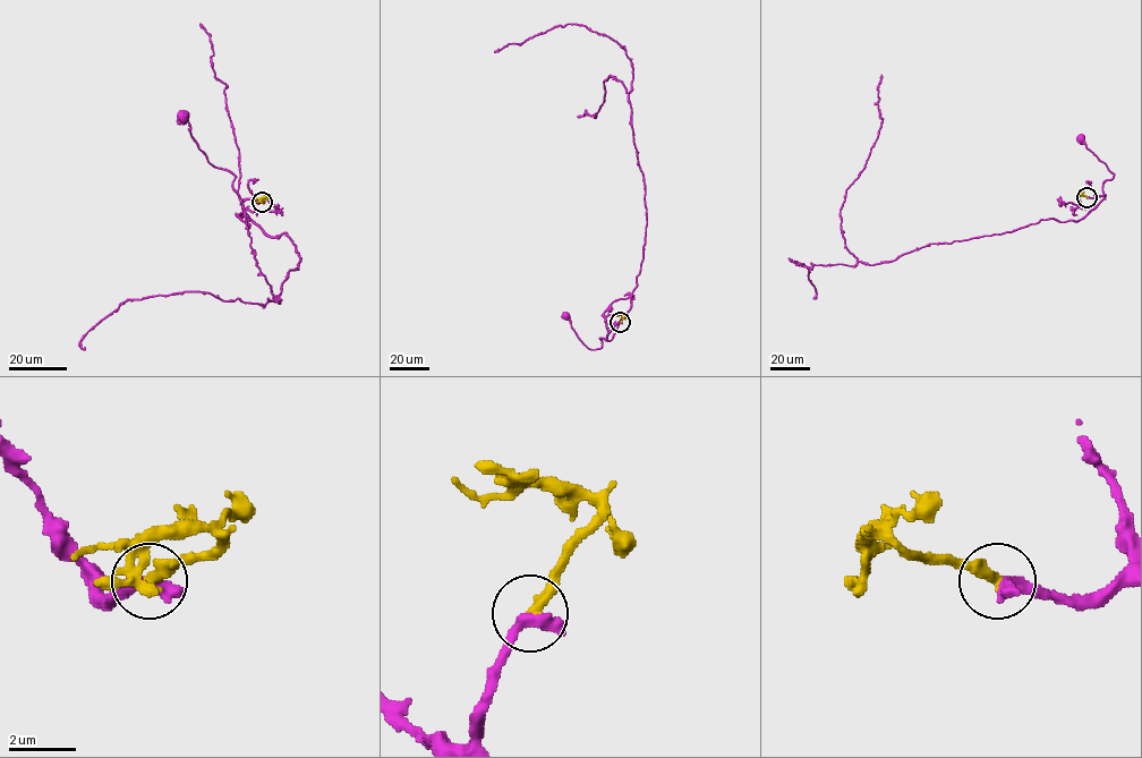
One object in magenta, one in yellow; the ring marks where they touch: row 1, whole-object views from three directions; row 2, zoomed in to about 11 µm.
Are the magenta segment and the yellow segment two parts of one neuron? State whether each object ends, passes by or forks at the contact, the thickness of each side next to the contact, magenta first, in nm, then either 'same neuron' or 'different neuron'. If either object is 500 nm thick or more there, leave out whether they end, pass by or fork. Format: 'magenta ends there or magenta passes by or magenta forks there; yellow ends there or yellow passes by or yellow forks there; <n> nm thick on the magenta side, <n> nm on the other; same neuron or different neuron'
magenta ends there; yellow ends there; 480 nm thick on the magenta side, 320 nm on the other; same neuron

